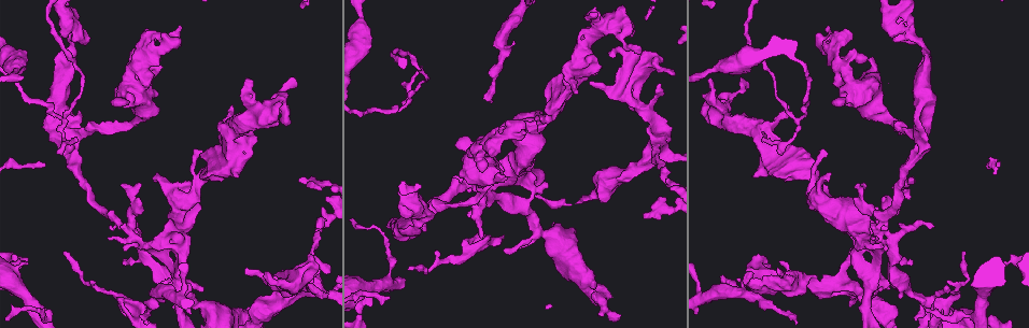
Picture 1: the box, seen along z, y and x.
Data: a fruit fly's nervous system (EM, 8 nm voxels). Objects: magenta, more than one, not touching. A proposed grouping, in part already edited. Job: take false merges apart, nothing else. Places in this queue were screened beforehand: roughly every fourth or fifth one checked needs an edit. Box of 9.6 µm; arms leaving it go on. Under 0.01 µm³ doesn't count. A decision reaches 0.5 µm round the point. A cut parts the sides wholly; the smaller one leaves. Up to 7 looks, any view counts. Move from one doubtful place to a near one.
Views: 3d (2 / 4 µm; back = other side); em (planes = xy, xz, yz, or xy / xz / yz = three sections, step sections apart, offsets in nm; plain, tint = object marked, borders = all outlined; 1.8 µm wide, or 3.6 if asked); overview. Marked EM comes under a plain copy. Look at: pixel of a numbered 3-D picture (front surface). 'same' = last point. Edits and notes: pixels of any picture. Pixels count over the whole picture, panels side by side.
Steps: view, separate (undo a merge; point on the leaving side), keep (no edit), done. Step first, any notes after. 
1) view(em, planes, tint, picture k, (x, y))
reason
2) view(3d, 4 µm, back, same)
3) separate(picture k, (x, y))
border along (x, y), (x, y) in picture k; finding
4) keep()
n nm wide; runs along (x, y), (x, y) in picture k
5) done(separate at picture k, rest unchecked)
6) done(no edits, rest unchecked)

view(3d, 2 µm, picture 1, (78, 25))
abrupt turn

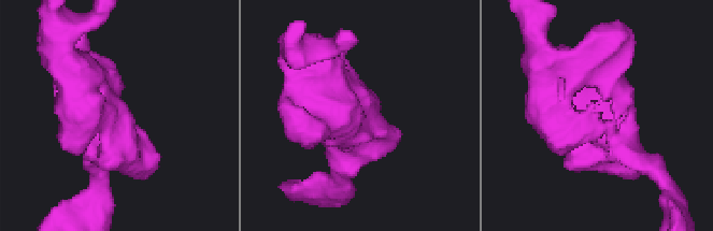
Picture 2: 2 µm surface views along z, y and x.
view(em, yz, step 8, tint, picture 2, (116, 111))
3 arms; arms of 160, 240, 240 nm; shape alone is not enough

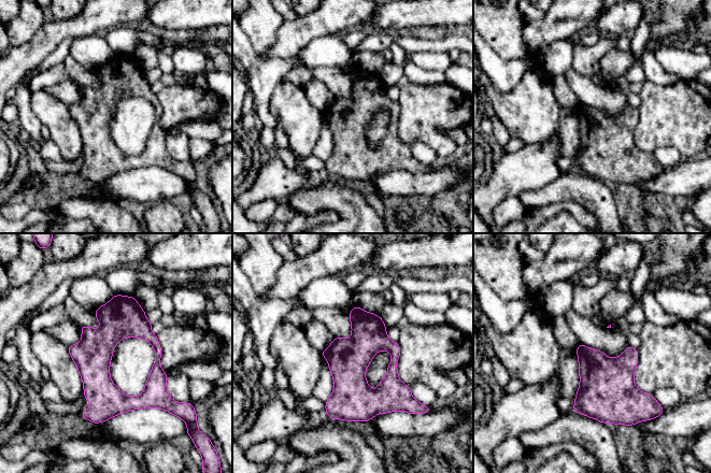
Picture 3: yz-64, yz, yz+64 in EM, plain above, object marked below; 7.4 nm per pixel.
view(em, planes, tint, same)

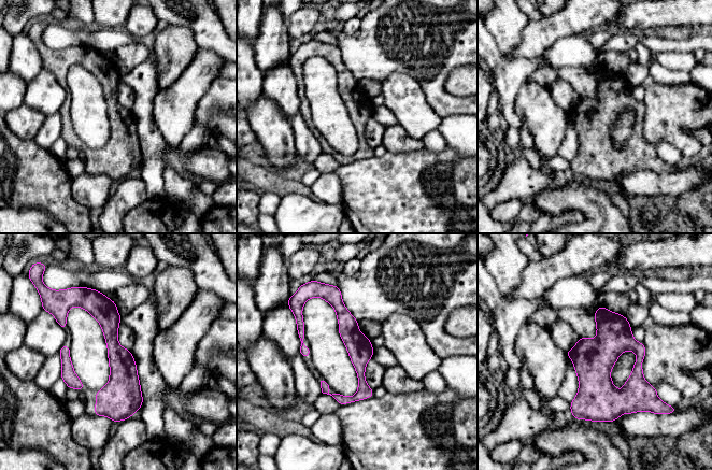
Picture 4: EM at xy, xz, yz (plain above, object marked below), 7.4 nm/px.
keep()
runs along (94, 294), (117, 354), (115, 418) in picture 4; continuous, no second neuron

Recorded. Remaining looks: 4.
view(em, planes, borders, picture 1, (74, 135))

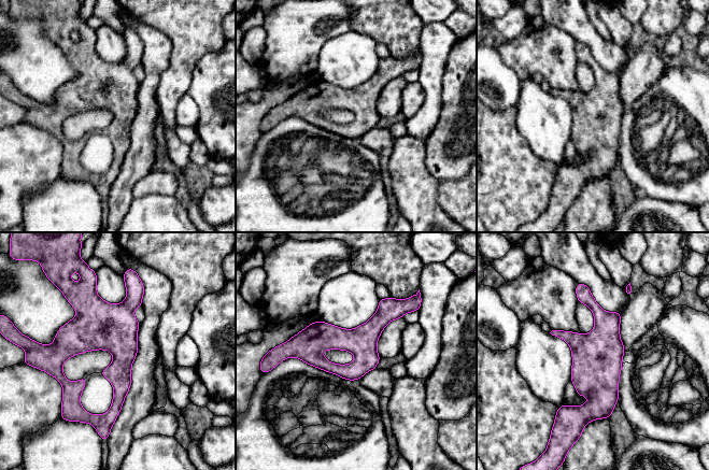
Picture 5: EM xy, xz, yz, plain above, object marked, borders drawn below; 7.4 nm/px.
keep()
220 nm wide; all the same neuron

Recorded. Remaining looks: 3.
view(3d, 4 µm, back, picture 1, (32, 309))
narrows sharply

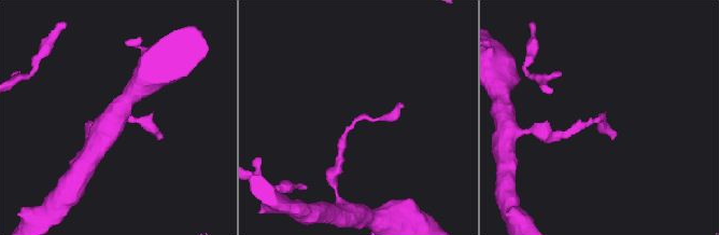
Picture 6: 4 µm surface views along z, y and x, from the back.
view(em, xz, step 8, tint, picture 6, (353, 125))

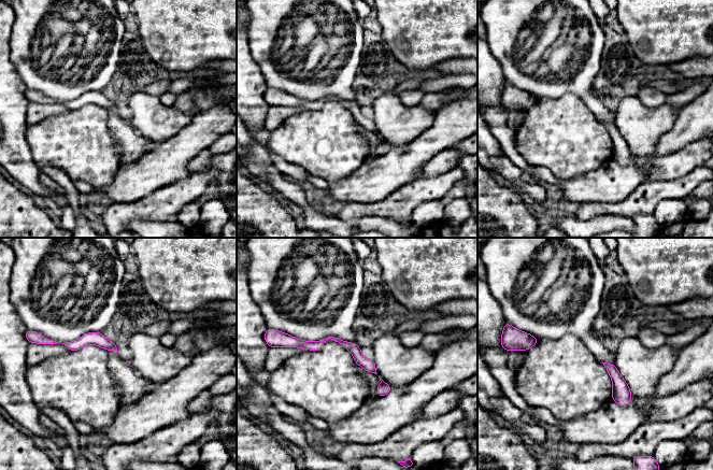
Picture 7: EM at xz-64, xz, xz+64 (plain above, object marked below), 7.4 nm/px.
keep()
70 nm wide; all the same neuron

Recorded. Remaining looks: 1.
done(no edits, rest unchecked)

